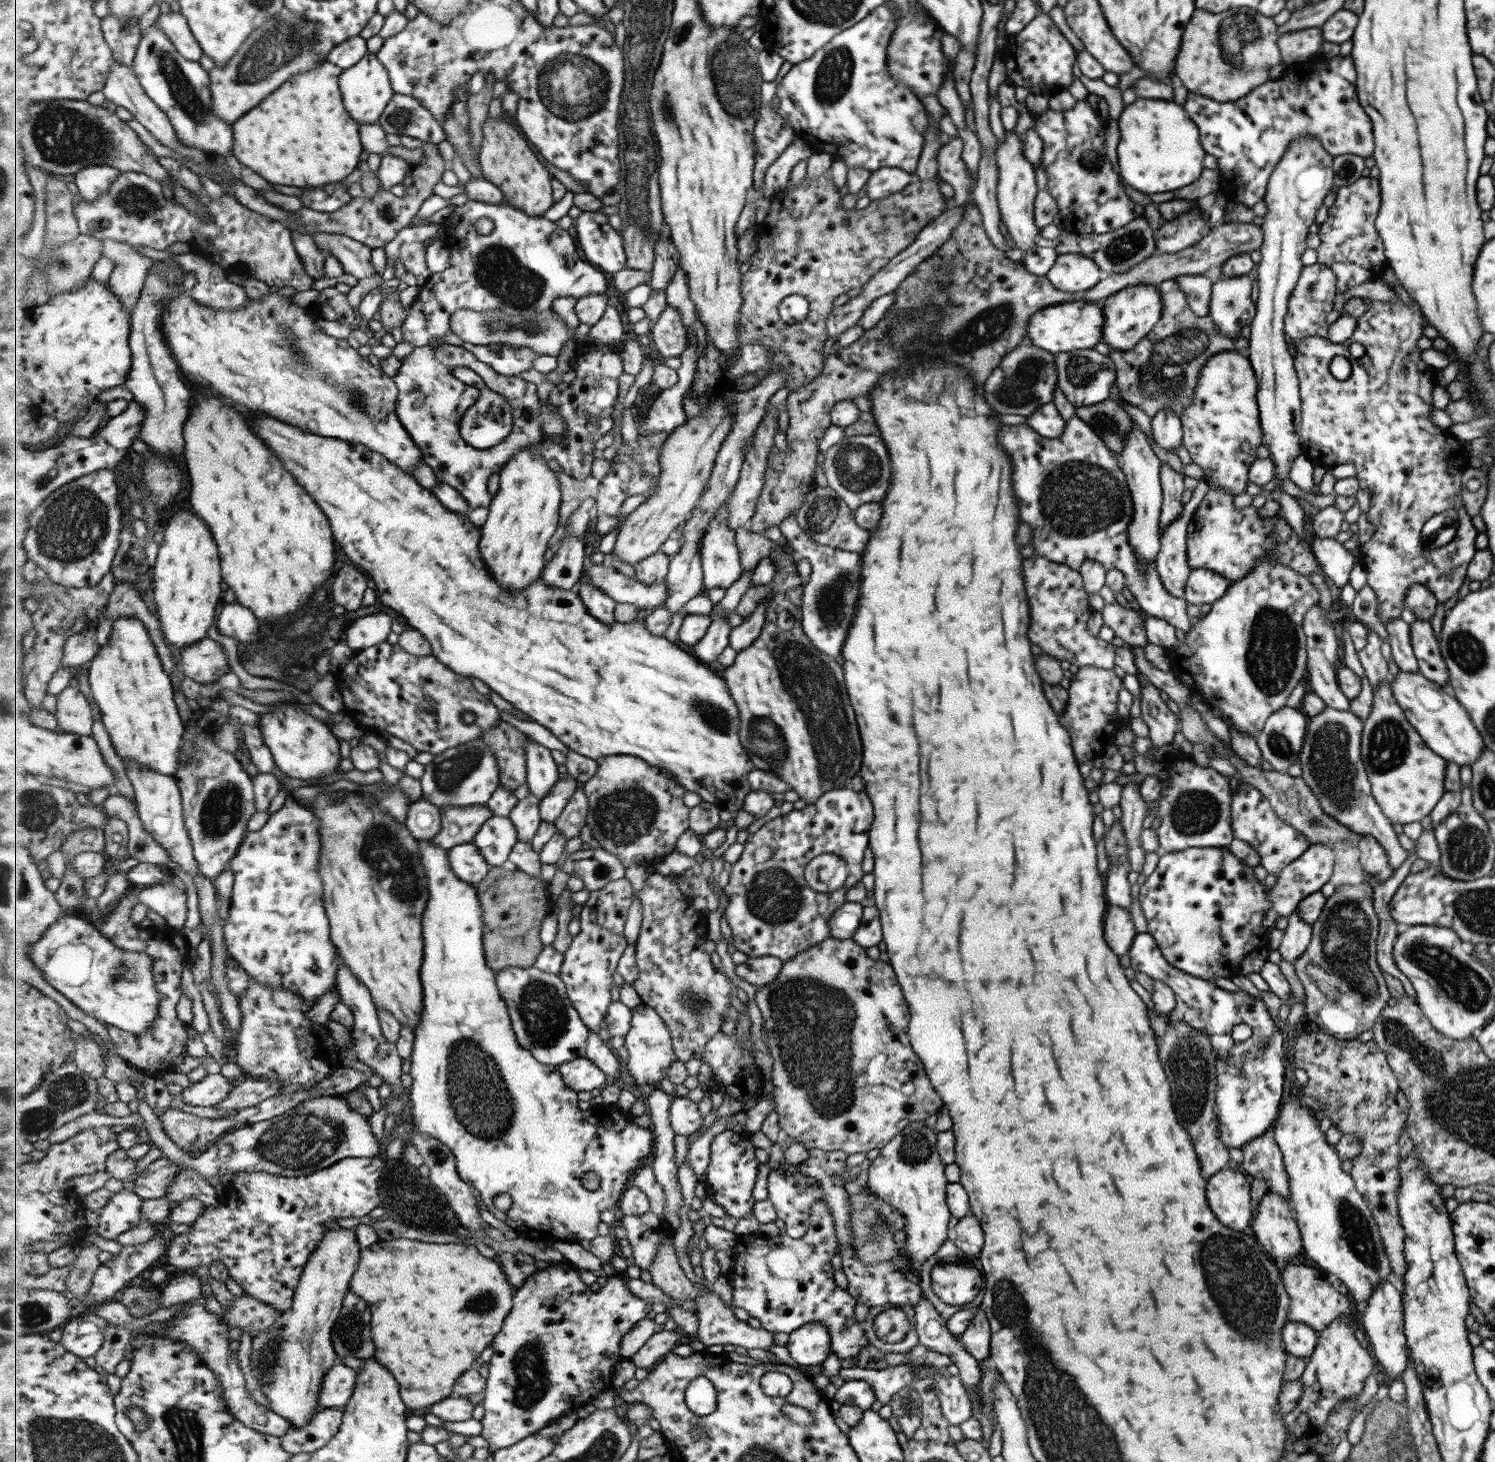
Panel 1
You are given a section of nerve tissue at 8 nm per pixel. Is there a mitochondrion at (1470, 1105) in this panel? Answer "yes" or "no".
yes

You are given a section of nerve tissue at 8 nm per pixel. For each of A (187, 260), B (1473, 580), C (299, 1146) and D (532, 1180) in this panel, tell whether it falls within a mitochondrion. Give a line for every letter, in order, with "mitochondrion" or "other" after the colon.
A: other
B: other
C: mitochondrion
D: other

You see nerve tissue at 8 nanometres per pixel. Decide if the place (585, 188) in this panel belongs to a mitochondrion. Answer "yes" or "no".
no

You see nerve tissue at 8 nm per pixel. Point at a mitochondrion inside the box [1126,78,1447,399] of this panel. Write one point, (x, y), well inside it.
(1349, 169)

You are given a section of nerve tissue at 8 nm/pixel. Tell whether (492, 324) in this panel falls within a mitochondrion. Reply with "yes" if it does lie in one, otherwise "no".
yes

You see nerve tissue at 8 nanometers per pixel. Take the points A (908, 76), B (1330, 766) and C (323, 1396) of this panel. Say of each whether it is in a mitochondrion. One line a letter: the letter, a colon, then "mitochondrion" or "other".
A: other
B: mitochondrion
C: other

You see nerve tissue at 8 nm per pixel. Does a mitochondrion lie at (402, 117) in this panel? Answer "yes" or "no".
yes

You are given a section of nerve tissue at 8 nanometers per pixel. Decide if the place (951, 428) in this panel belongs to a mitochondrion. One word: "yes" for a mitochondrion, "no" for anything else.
no

